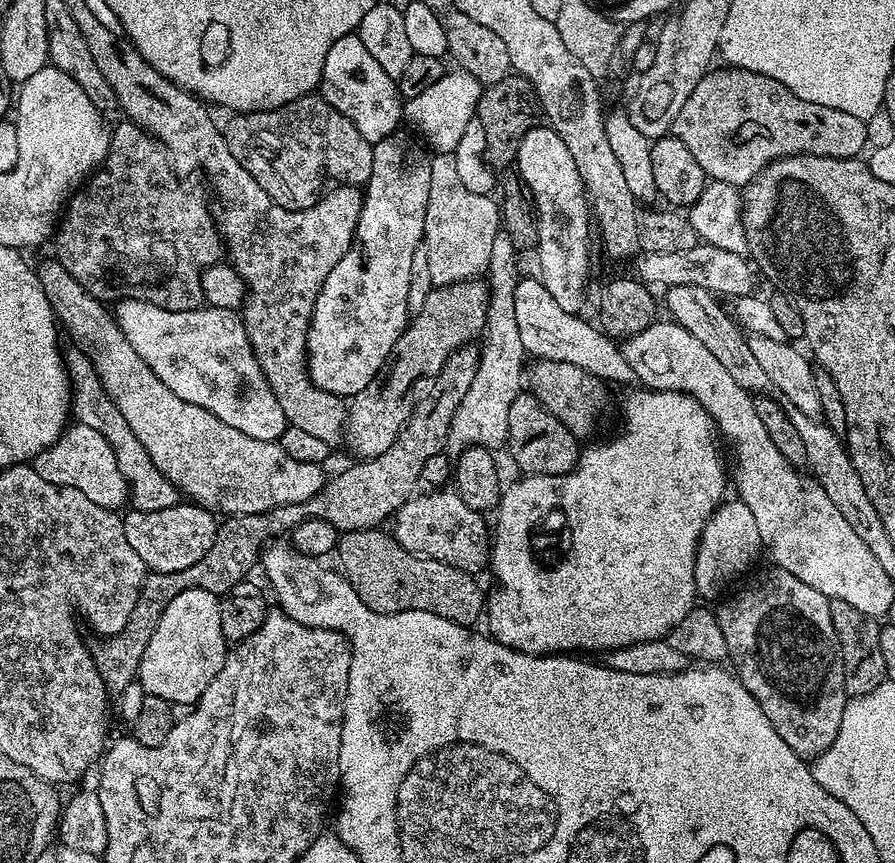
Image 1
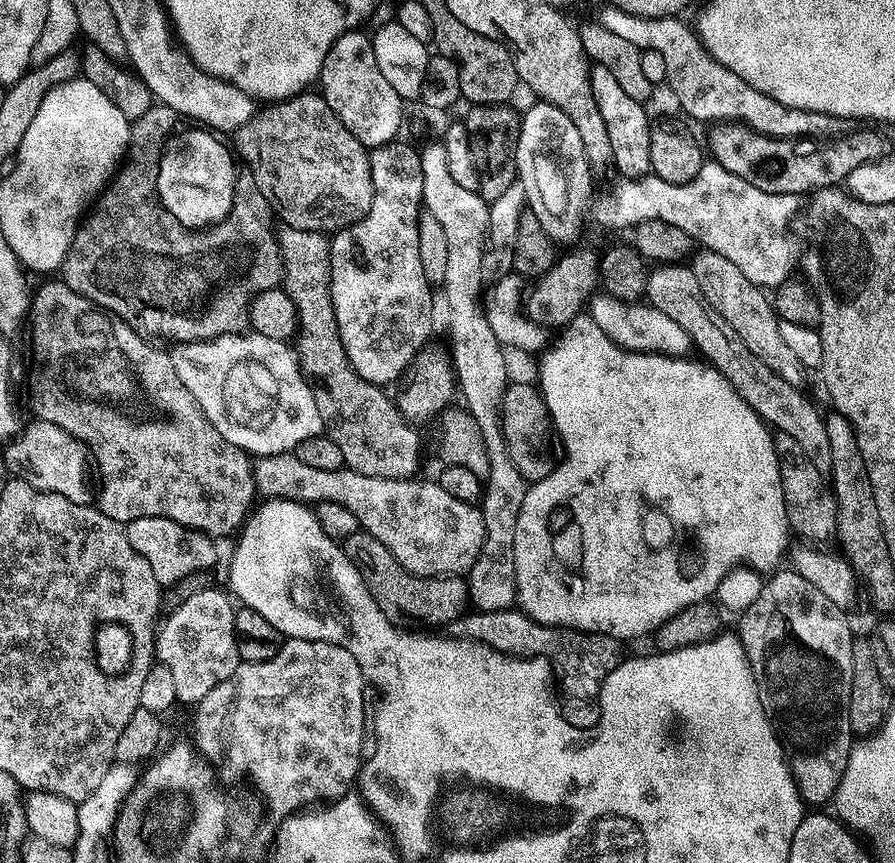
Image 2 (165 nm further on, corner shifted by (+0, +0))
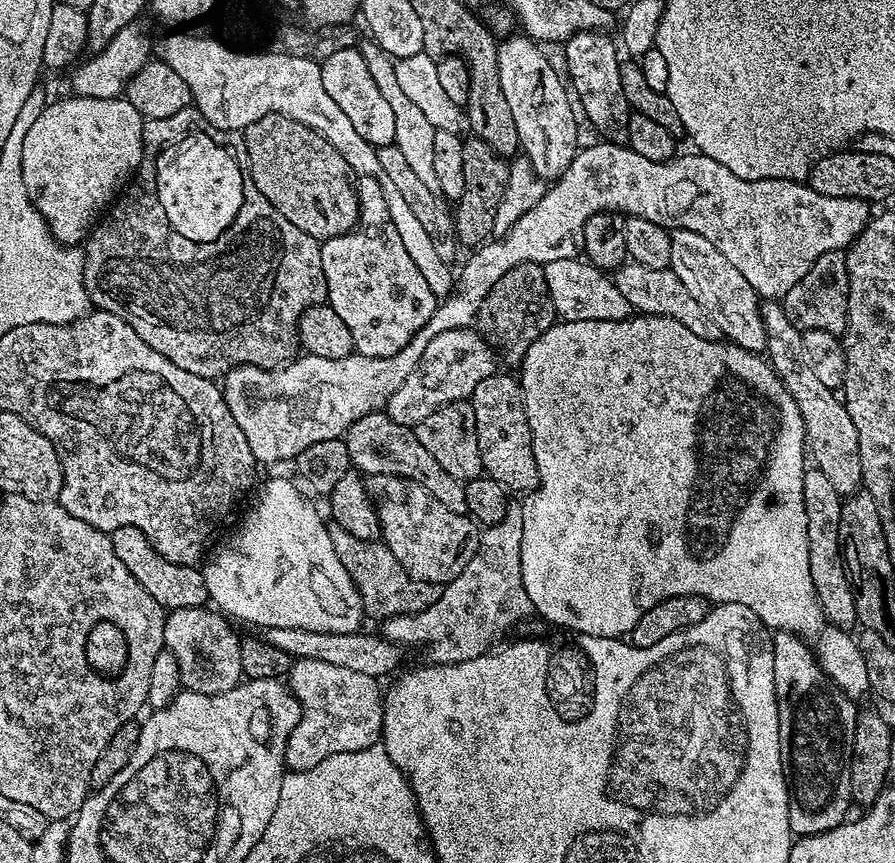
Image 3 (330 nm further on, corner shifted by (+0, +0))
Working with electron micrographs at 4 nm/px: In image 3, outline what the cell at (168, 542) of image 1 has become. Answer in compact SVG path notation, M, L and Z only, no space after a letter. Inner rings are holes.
M134 525L118 526L118 530L114 530L110 535L114 554L118 554L122 566L126 566L126 570L130 570L134 578L138 578L142 590L146 590L146 594L150 594L154 602L158 602L166 610L202 608L209 603L208 591L204 585L204 573L199 567L190 564L175 564L162 558L162 554L154 550L146 534L142 534L142 530L138 530Z

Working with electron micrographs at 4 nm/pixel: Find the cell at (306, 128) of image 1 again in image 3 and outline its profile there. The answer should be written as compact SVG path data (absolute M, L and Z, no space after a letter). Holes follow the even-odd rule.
M275 112L258 118L258 122L243 129L242 135L248 155L248 173L252 176L254 186L262 190L266 202L270 202L278 214L290 218L298 230L321 242L332 236L346 234L356 227L360 219L360 200L356 197L354 173L346 158L342 158L342 154L338 154L338 150L334 150L334 146L330 146L322 134L294 118L286 118Z

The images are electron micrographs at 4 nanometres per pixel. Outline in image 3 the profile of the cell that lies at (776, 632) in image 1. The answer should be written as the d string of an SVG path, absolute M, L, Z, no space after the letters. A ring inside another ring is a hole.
M777 631L772 636L772 649L774 650L774 694L778 702L780 723L780 753L791 796L788 802L790 830L796 838L822 834L845 823L849 815L848 804L853 803L850 790L850 762L858 708L855 708L852 705L855 703L825 676L820 669L820 663L816 661L816 653L800 639L797 633Z

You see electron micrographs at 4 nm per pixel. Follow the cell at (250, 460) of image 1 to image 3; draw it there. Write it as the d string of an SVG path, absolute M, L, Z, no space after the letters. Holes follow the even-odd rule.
M367 475L364 485L367 494L373 497L379 516L381 539L387 545L399 564L416 581L426 581L441 586L448 584L466 568L470 558L480 545L480 528L465 513L450 510L438 499L425 491L424 485L416 480L403 479L394 475Z

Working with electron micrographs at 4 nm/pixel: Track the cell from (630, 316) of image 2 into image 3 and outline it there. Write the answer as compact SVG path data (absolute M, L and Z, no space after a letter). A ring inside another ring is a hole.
M587 259L559 260L544 265L548 297L552 303L552 312L561 321L586 322L587 320L627 320L634 309L626 298L622 298L618 286L614 286L607 271L594 267Z

